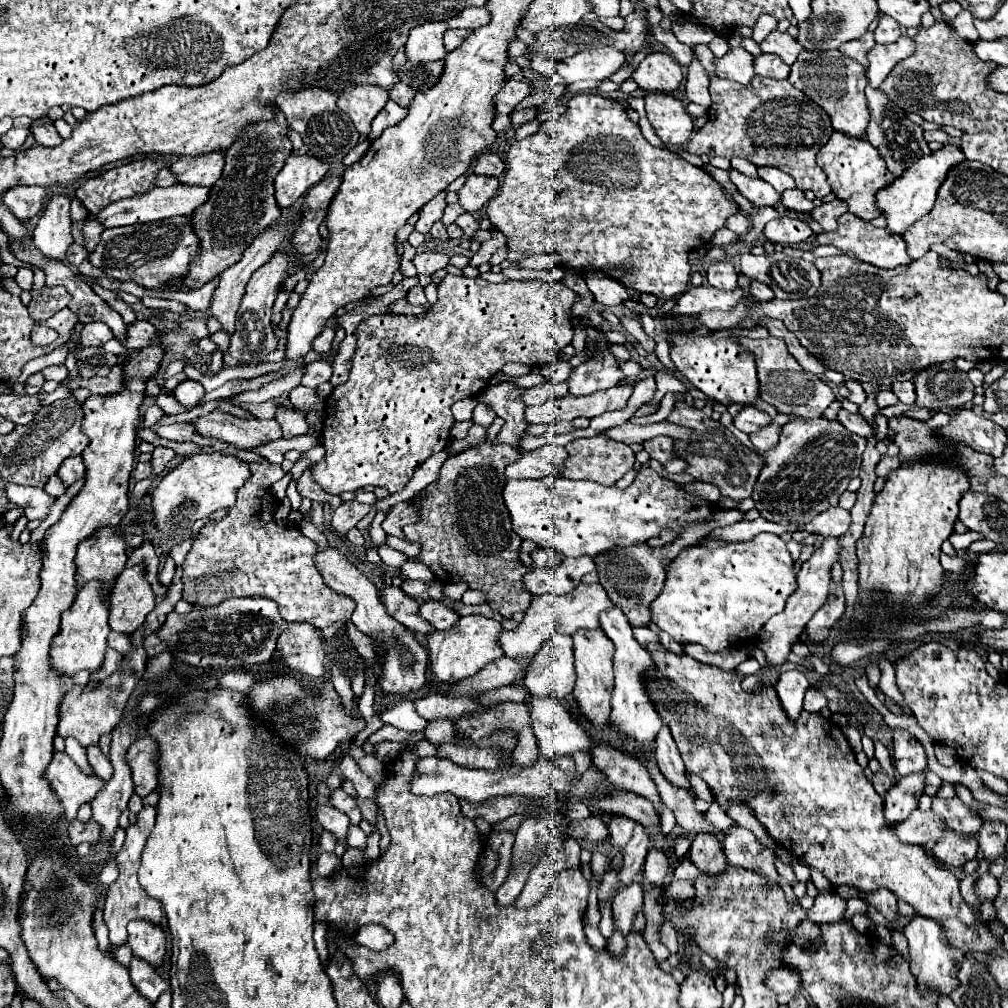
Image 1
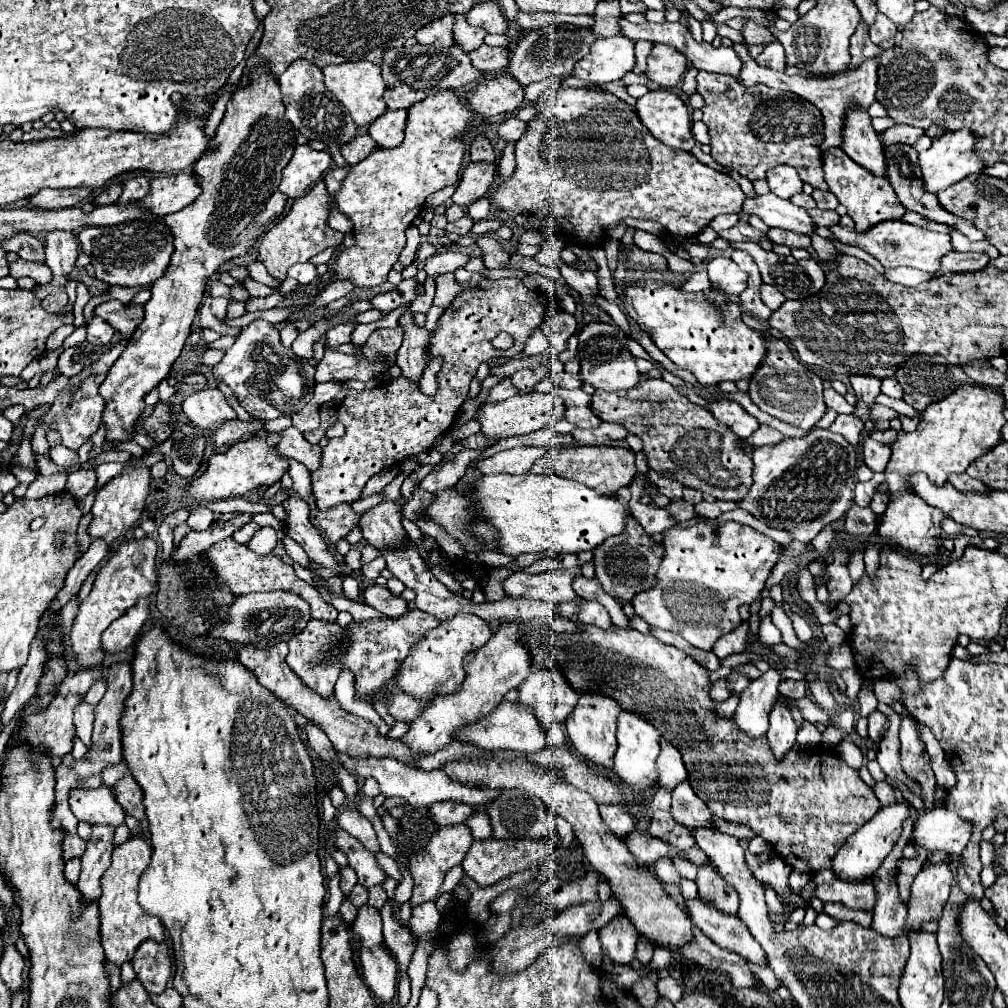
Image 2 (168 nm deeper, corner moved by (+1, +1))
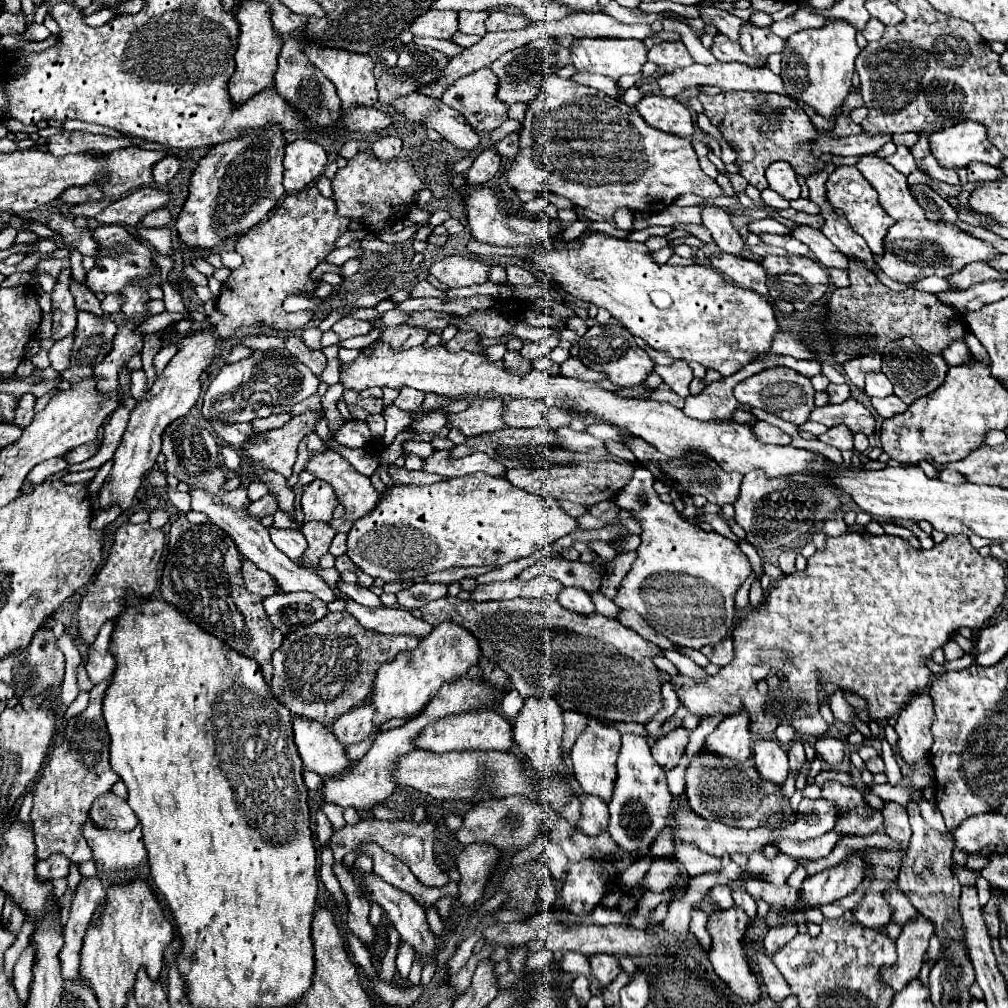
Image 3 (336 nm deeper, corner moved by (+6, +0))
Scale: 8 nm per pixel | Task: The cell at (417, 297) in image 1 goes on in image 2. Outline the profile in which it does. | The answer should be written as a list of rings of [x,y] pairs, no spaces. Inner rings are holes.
[[[410,306],[398,318],[398,326],[404,330],[404,342],[398,350],[396,364],[402,368],[404,376],[418,380],[422,376],[426,364],[428,364],[428,356],[426,356],[428,330],[416,326],[414,312]]]

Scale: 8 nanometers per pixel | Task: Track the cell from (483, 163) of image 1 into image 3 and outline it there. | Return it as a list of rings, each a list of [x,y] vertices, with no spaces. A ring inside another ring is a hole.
[[[409,93],[389,107],[415,123],[435,129],[443,139],[457,145],[459,149],[473,151],[479,145],[479,135],[471,129],[471,125],[467,125],[465,117],[459,111],[447,107],[441,99],[425,97],[423,93]]]

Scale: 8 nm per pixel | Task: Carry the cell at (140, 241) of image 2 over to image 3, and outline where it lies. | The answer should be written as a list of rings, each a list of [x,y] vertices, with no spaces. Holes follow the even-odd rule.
[[[101,225],[93,231],[95,239],[99,241],[99,255],[95,261],[95,267],[87,271],[85,275],[85,287],[93,293],[119,293],[121,287],[125,287],[131,281],[147,279],[153,273],[153,253],[149,247],[133,237],[125,227],[121,225]]]

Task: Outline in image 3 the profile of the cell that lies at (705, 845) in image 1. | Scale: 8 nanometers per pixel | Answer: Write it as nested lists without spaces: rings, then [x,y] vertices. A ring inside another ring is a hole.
[[[733,907],[733,909],[729,909],[729,911],[721,911],[721,913],[711,915],[711,921],[709,921],[707,929],[709,929],[711,937],[713,937],[713,949],[711,949],[711,953],[709,953],[709,961],[711,961],[711,965],[713,965],[713,969],[715,969],[715,973],[719,975],[719,979],[721,979],[739,999],[743,999],[745,1003],[753,1005],[753,1003],[757,1003],[759,997],[761,997],[761,987],[759,987],[759,981],[757,981],[757,977],[755,977],[755,973],[753,973],[753,969],[751,969],[747,957],[745,957],[743,945],[741,945],[749,923],[751,923],[749,915],[747,915],[743,909]]]

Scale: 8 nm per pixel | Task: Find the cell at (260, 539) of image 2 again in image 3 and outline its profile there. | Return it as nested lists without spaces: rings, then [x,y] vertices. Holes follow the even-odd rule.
[[[183,415],[175,419],[165,431],[163,431],[163,441],[161,441],[161,453],[167,457],[165,467],[167,473],[177,477],[179,481],[189,485],[189,495],[191,495],[191,509],[201,511],[207,515],[207,519],[215,525],[219,525],[239,547],[239,551],[253,561],[261,571],[267,571],[271,577],[275,577],[277,585],[283,591],[309,591],[323,599],[325,603],[335,601],[335,593],[331,593],[331,587],[323,583],[317,573],[307,571],[299,565],[295,565],[289,557],[283,557],[279,549],[275,549],[267,527],[261,525],[259,519],[249,515],[249,495],[247,495],[247,485],[239,485],[233,489],[233,493],[225,493],[225,471],[221,467],[219,459],[219,445],[213,435],[211,425],[205,419],[197,419],[193,415]]]

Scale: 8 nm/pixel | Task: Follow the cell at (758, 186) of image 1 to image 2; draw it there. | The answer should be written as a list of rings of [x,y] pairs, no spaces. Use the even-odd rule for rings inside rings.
[[[764,194],[764,196],[748,196],[744,200],[742,210],[746,214],[756,214],[764,224],[778,226],[784,230],[794,230],[800,234],[812,234],[812,218],[806,214],[806,210],[794,206],[790,200],[778,198],[776,194]]]

